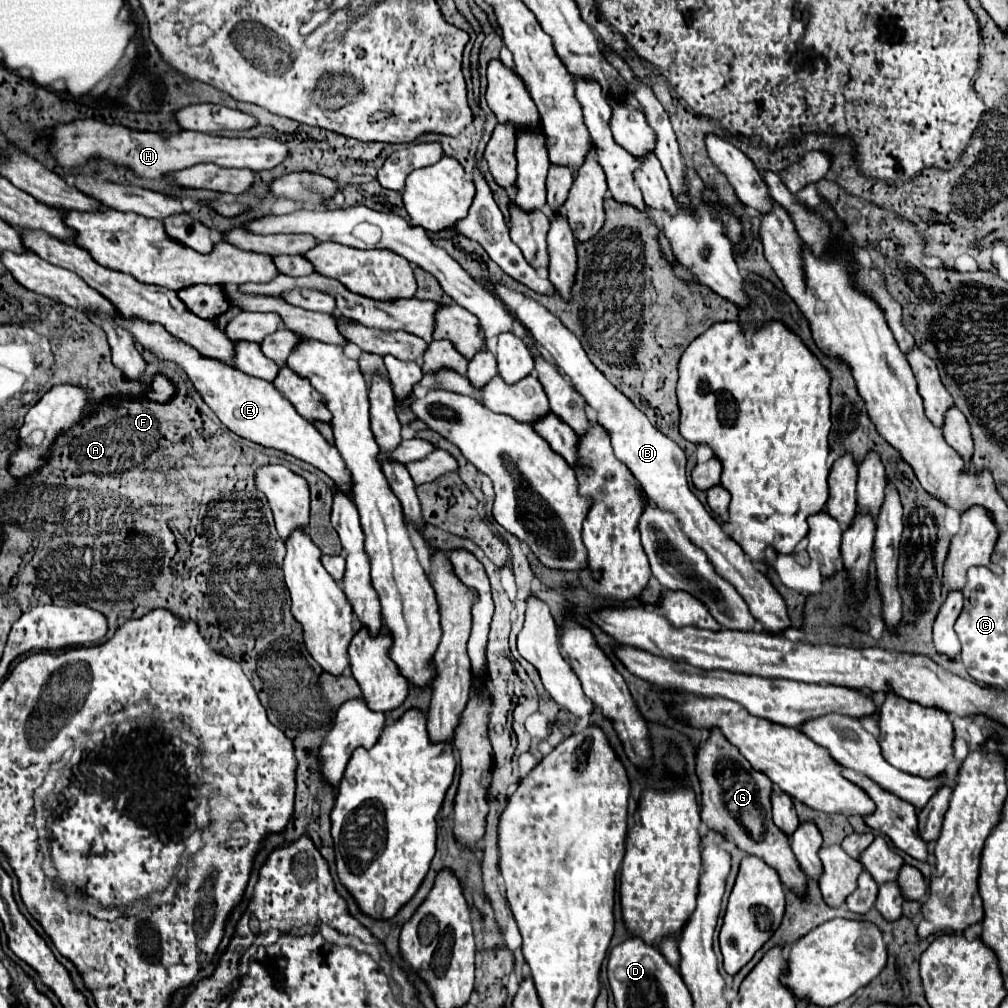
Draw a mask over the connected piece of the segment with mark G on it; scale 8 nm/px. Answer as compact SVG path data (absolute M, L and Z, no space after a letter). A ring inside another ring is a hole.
M717 727L709 731L709 739L703 743L703 747L697 753L697 777L701 781L701 791L703 791L701 821L709 829L721 831L741 851L761 857L769 867L773 867L779 873L787 889L795 893L803 893L805 875L801 875L797 867L797 859L787 839L787 835L791 835L799 825L791 795L787 795L785 791L771 793L773 789L771 779L763 771L753 769L751 763L739 753L735 745L727 741L727 737ZM769 793L771 793L771 803L769 803ZM771 807L773 807L773 819L771 819Z

